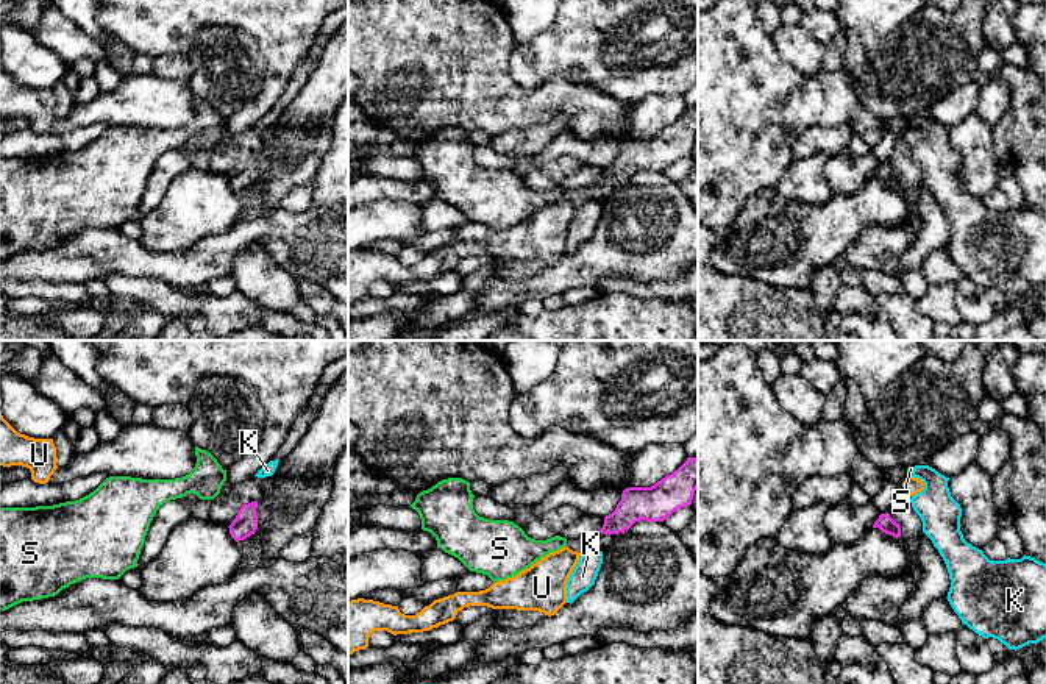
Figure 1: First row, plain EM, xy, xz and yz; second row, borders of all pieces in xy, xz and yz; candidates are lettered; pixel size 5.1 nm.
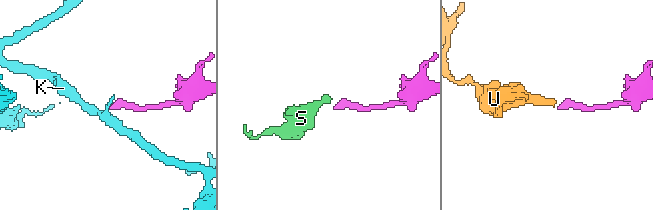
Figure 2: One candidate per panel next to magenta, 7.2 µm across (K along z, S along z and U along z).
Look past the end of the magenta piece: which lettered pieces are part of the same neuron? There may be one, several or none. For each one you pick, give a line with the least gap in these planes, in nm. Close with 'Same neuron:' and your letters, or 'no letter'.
U: gap 140 nm
Same neuron: U

